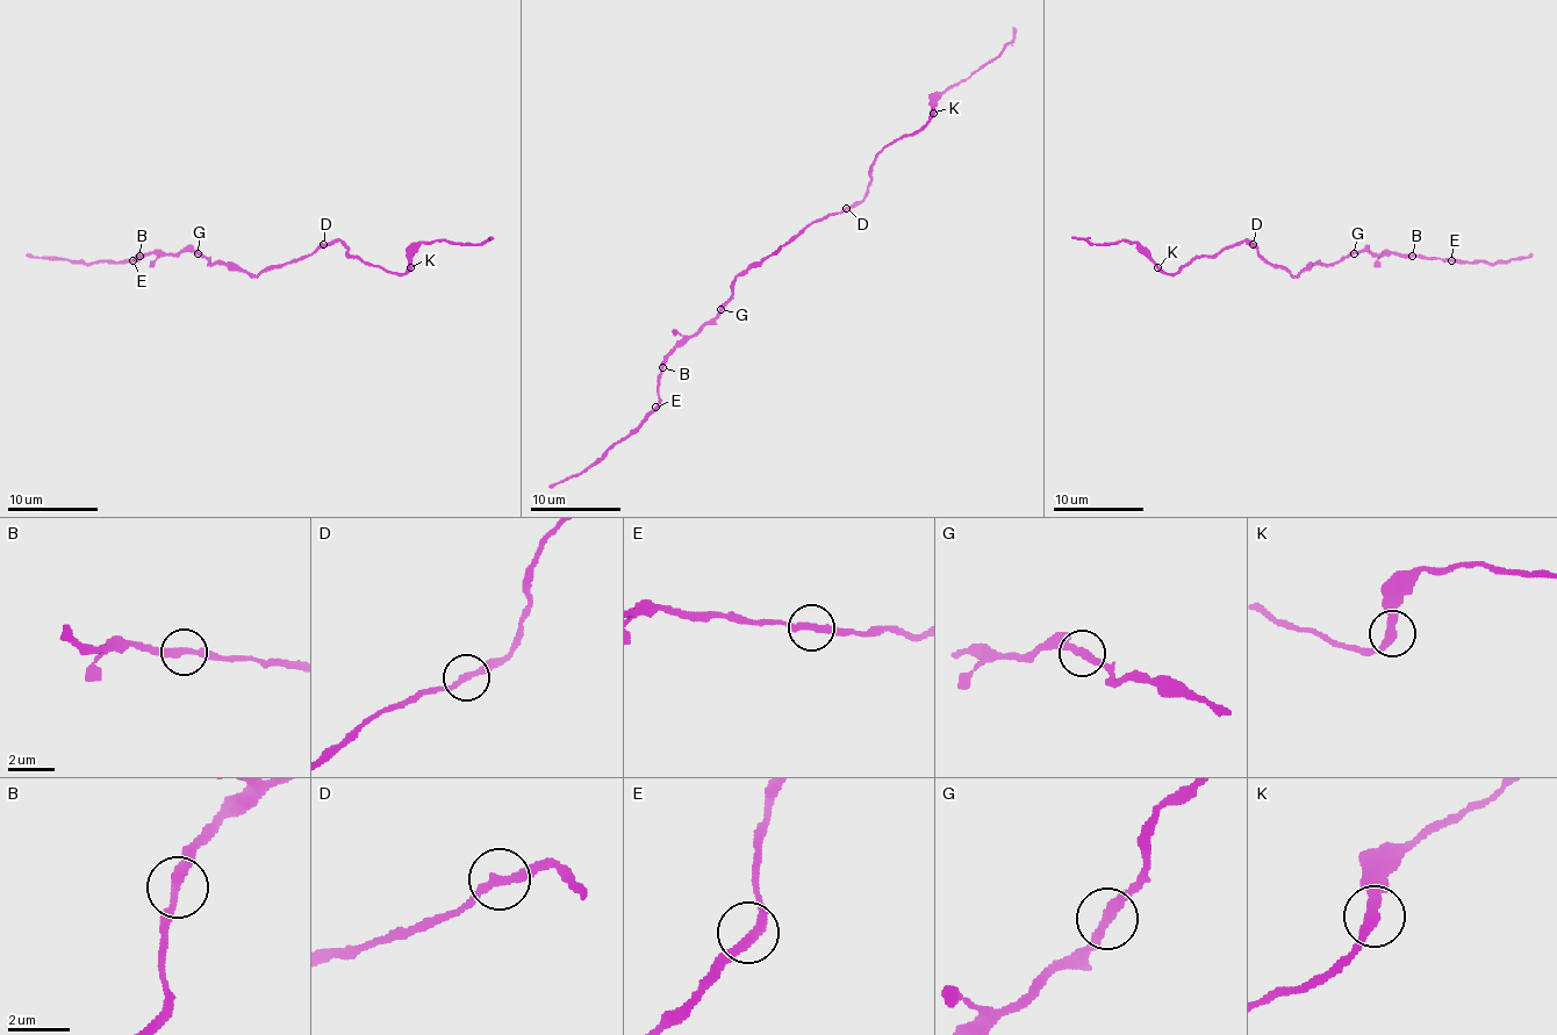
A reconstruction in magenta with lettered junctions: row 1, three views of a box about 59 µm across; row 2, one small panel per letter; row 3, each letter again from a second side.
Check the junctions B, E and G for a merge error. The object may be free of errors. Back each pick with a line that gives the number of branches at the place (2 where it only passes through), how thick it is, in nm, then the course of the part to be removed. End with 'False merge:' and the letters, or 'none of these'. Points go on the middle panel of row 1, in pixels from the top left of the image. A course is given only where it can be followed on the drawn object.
False merge: none of these

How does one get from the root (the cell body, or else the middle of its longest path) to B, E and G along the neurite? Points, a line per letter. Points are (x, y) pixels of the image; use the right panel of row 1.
B: (1288, 272), (1297, 277), (1310, 265), (1340, 263), (1362, 251), (1412, 256)
E: (1288, 272), (1297, 277), (1310, 265), (1340, 263), (1362, 251), (1451, 260)
G: (1288, 272), (1297, 277), (1310, 265), (1340, 263), (1354, 253)

